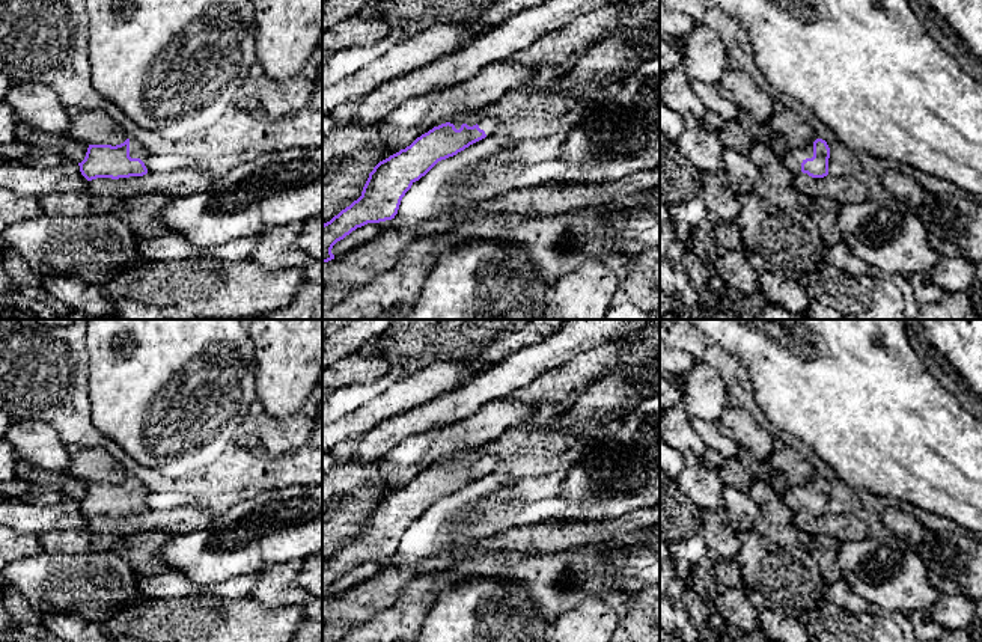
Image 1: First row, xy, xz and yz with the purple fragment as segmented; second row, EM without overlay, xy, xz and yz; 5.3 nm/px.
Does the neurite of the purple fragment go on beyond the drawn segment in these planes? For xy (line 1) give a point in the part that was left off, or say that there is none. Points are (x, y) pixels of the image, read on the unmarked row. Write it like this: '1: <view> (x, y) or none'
1: xy (136, 487)

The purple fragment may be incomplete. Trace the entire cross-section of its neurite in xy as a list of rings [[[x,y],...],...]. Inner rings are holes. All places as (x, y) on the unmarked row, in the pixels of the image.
[[[127,476],[116,484],[89,482],[86,494],[78,503],[87,518],[96,515],[119,517],[146,512],[145,500],[148,496],[149,490],[137,478]]]

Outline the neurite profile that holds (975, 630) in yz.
[[[982,600],[976,601],[974,619],[967,628],[971,642],[982,642]]]

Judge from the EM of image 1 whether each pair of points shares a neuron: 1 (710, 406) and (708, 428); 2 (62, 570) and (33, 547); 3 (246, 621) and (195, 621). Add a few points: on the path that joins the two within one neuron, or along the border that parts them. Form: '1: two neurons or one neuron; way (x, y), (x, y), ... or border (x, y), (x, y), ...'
1: two neurons; border (692, 416), (713, 422)
2: two neurons; border (42, 550), (15, 559)
3: one neuron; way (234, 623), (207, 623)

